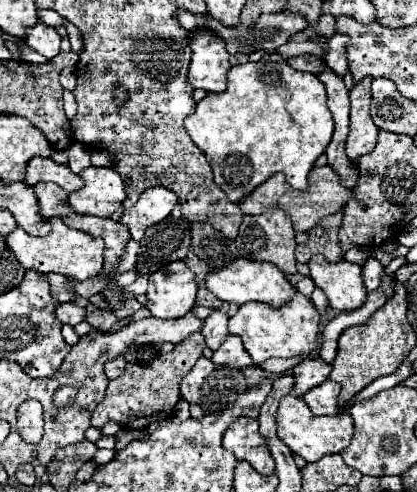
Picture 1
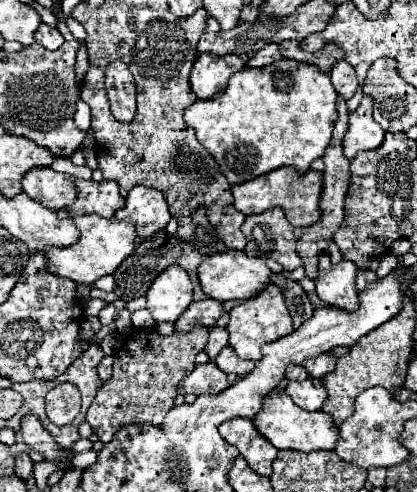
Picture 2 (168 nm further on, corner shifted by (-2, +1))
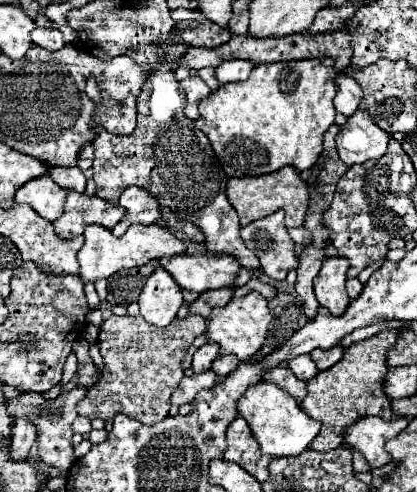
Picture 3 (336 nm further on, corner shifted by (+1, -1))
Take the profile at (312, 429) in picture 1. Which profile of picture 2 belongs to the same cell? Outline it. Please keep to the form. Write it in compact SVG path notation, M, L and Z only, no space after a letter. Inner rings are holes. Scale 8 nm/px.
M284 390L270 392L264 398L262 408L252 422L254 422L254 428L260 434L264 434L264 438L278 450L300 450L300 452L334 450L338 440L338 428L334 426L332 416L328 416L326 412L306 412L298 408Z

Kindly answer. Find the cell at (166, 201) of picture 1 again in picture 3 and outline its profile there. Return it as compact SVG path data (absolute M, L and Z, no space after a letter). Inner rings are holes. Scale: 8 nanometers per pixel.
M129 186L119 198L119 206L123 206L127 212L111 230L115 236L123 236L131 224L149 226L161 218L161 208L157 198L151 196L145 188Z

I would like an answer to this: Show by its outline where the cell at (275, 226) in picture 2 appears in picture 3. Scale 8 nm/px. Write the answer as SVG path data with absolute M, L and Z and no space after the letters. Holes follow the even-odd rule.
M283 210L243 226L241 238L245 246L259 258L263 272L273 280L285 280L287 272L299 266L299 258L295 256L295 242L287 234L283 222Z

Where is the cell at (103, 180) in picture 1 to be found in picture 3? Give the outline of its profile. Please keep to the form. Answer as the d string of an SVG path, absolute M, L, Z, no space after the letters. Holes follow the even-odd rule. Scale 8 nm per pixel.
M69 190L63 216L57 218L53 226L61 238L73 238L83 234L85 226L89 224L101 224L105 228L113 228L123 218L123 214L125 208L111 204L109 200Z

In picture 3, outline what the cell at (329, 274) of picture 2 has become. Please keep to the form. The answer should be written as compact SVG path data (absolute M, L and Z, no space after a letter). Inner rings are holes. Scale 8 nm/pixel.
M325 258L323 266L315 278L315 296L323 308L333 316L341 316L349 306L349 296L345 292L349 260L345 258Z

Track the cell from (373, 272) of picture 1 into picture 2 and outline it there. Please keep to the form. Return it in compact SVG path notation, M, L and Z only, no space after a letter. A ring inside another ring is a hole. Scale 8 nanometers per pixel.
M358 270L358 276L356 276L356 288L358 292L362 292L370 282L376 282L376 274L372 270Z

